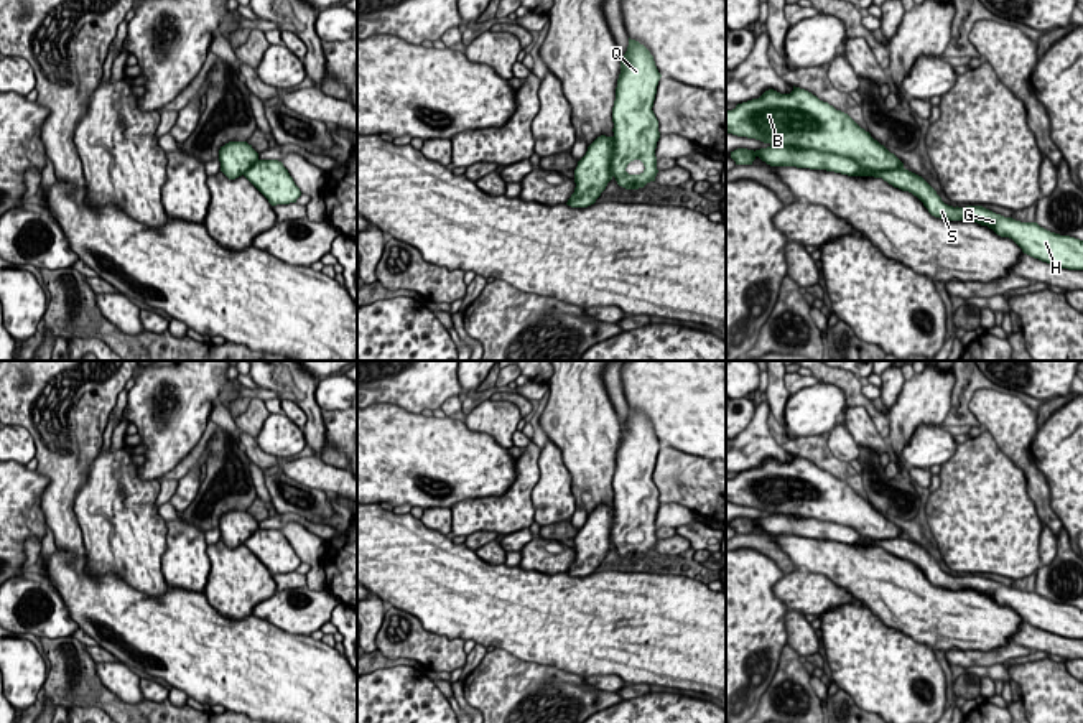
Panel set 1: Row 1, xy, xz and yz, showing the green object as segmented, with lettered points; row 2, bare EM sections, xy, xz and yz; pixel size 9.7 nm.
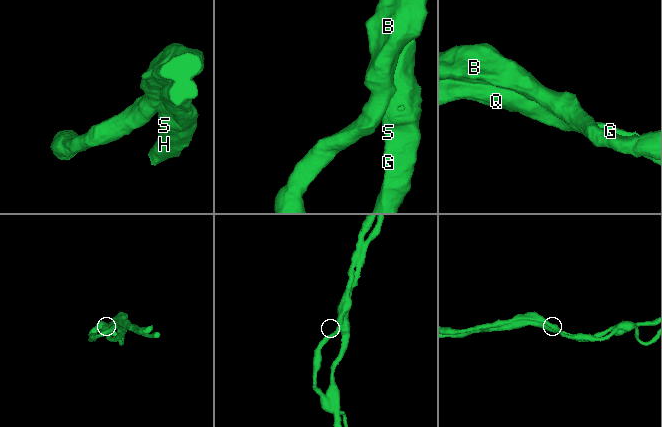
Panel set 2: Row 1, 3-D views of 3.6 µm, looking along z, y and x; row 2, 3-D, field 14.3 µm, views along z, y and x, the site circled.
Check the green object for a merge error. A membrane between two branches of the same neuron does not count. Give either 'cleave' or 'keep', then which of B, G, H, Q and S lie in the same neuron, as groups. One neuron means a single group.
cleave; B / G H Q S

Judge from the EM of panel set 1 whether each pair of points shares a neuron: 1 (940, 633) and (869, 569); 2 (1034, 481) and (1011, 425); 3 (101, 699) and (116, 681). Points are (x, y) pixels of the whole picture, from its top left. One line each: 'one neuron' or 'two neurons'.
1: one neuron
2: one neuron
3: two neurons

